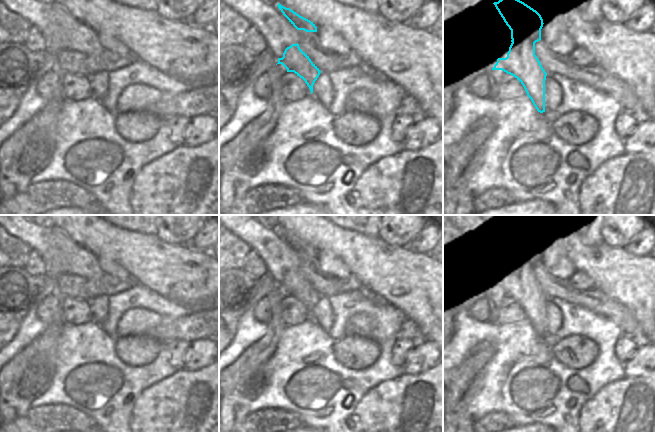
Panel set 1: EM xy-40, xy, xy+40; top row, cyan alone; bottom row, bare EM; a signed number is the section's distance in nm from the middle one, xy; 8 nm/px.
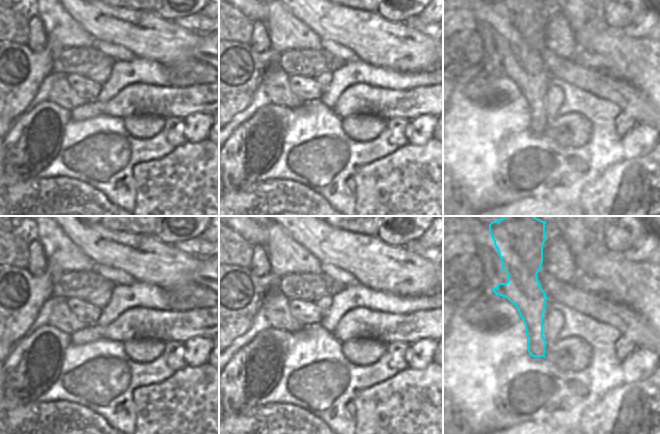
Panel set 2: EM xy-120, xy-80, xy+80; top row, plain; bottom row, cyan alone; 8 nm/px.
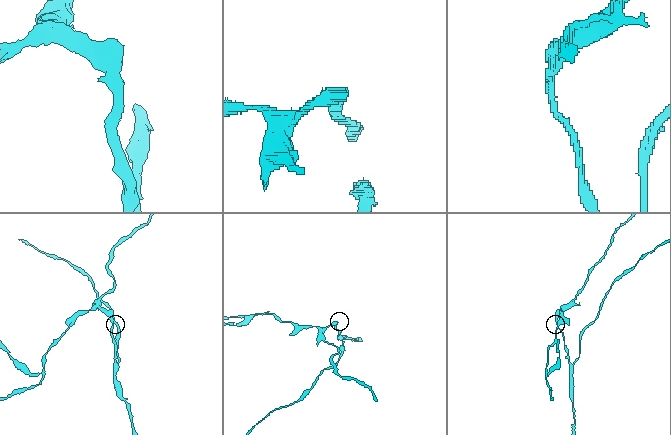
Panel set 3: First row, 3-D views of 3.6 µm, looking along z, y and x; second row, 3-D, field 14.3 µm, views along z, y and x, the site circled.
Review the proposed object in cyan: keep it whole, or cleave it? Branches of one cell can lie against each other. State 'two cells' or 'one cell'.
two cells

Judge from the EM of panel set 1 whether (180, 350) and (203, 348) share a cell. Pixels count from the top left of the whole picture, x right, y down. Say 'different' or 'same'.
different

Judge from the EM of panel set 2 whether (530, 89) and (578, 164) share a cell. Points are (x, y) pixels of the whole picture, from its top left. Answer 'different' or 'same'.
different

